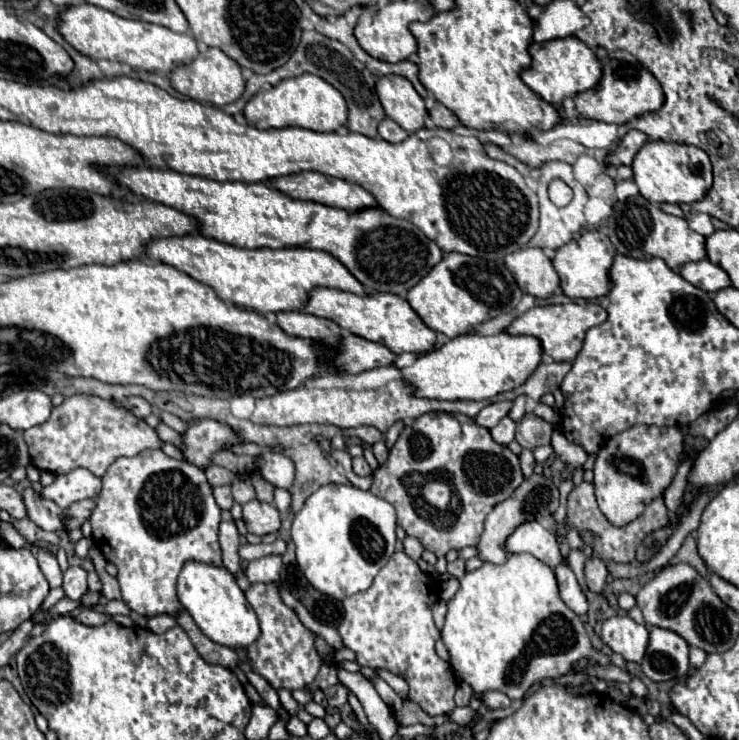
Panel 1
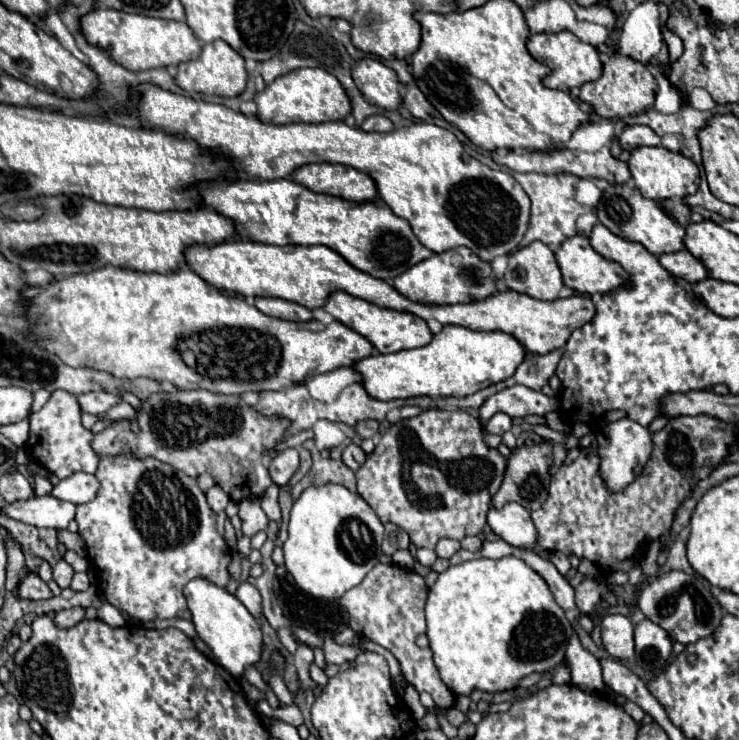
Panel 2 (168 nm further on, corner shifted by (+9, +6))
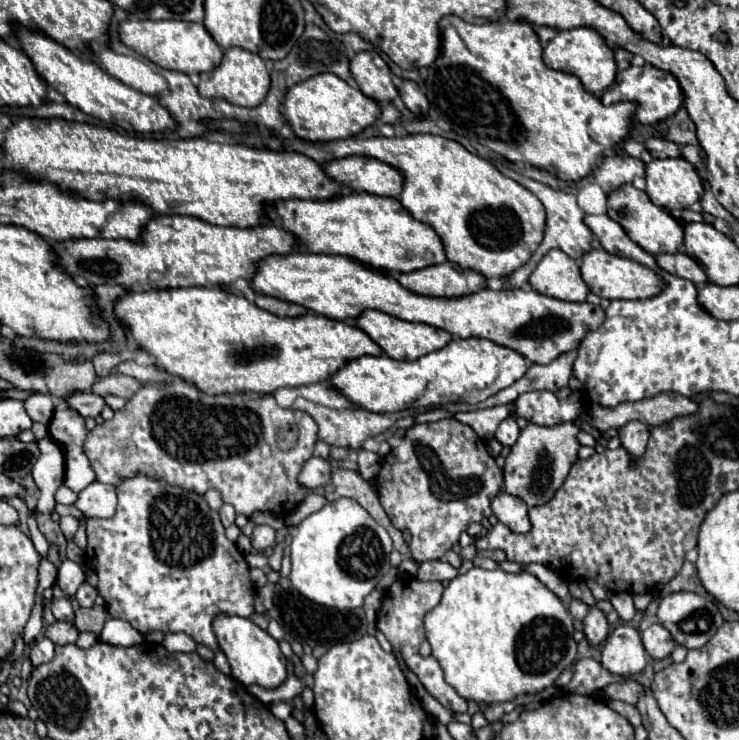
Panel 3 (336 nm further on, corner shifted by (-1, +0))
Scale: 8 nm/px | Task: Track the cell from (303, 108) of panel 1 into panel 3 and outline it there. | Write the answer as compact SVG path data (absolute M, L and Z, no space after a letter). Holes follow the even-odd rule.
M317 74L291 86L285 94L283 116L293 134L309 142L327 142L339 138L351 138L361 134L369 124L379 118L381 110L375 100L367 98L357 88L351 88L335 74Z

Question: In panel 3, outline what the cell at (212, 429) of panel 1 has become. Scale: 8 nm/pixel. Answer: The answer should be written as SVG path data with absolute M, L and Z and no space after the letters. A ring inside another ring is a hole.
M175 380L161 386L143 386L127 406L115 412L115 418L103 422L89 432L85 440L85 454L99 482L117 486L123 478L145 472L151 478L165 478L175 486L205 494L209 488L217 488L223 502L231 504L237 514L251 516L255 510L287 516L305 498L307 490L299 486L299 466L313 456L317 442L317 426L309 414L299 410L283 410L273 396L251 398L247 394L221 394L207 396L195 390L195 386Z

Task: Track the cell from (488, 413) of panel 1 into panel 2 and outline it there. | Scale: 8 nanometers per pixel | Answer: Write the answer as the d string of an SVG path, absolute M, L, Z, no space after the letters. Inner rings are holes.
M511 386L497 394L493 394L489 400L483 402L479 408L479 420L485 422L497 412L505 412L511 418L525 418L529 414L545 416L555 410L555 398L545 396L543 392L531 390L527 386Z

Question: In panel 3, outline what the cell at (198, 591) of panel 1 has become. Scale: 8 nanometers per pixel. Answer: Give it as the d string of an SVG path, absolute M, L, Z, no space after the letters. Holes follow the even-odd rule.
M217 614L213 620L213 632L217 636L219 648L231 664L231 674L245 686L259 684L263 688L277 688L287 678L287 658L279 650L279 642L261 630L255 622L241 616Z

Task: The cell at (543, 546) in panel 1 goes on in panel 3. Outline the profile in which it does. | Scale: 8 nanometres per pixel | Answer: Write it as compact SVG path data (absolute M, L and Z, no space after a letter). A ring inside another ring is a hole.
M501 492L491 500L491 508L497 520L515 534L527 534L533 528L529 520L529 508L521 498L511 498L511 494Z

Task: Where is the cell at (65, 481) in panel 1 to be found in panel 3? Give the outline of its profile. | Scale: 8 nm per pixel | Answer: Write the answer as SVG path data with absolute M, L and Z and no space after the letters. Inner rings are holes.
M91 482L87 488L79 492L79 498L75 506L87 516L95 518L111 518L115 514L117 496L115 486L103 484L103 482Z

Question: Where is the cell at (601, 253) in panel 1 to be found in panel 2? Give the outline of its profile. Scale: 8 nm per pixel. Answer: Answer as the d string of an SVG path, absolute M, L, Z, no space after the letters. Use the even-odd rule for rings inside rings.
M577 234L577 236L565 240L555 256L557 256L559 268L561 268L565 286L577 290L579 294L597 294L597 292L599 292L599 294L605 294L605 292L613 292L613 290L625 286L627 280L629 280L629 276L627 276L627 272L621 268L621 264L603 258L599 252L595 252L595 250L591 248L589 240L587 240L585 236L581 236L581 234Z

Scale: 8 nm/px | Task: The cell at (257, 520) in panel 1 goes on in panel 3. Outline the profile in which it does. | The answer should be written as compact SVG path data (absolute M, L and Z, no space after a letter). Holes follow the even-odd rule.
M255 526L251 534L251 544L255 550L265 550L267 546L275 546L275 530L271 526Z

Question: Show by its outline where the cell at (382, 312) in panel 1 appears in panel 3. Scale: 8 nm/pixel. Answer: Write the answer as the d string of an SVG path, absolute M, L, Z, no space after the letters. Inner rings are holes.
M365 310L363 314L357 316L355 326L361 328L373 342L377 342L383 348L383 352L393 360L417 360L419 356L425 356L429 352L443 348L451 340L451 334L445 330L439 330L429 324L405 322L405 320L399 320L385 312L379 312L379 310Z

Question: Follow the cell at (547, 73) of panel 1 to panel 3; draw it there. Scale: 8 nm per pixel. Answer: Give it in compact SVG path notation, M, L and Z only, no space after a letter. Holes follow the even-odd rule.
M573 28L573 30L557 32L557 36L543 50L543 62L553 70L561 70L561 72L577 76L581 80L585 92L589 92L589 94L597 94L597 92L609 88L617 74L613 50L605 44L603 36L591 28Z

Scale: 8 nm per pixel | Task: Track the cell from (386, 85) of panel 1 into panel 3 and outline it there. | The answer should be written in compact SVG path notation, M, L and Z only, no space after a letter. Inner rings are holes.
M359 52L351 60L351 74L359 90L375 102L391 102L399 96L393 74L377 52Z

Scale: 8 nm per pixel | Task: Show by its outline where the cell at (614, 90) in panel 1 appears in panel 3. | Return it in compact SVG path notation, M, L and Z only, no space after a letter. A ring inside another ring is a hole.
M653 64L629 66L627 70L619 70L615 86L605 90L601 96L601 102L607 106L613 102L637 104L637 108L633 112L633 120L637 120L639 124L657 124L657 122L673 116L677 112L677 108L683 104L683 100L685 98L683 98L683 92L679 88L679 82L669 72L663 72L663 70L655 68Z

